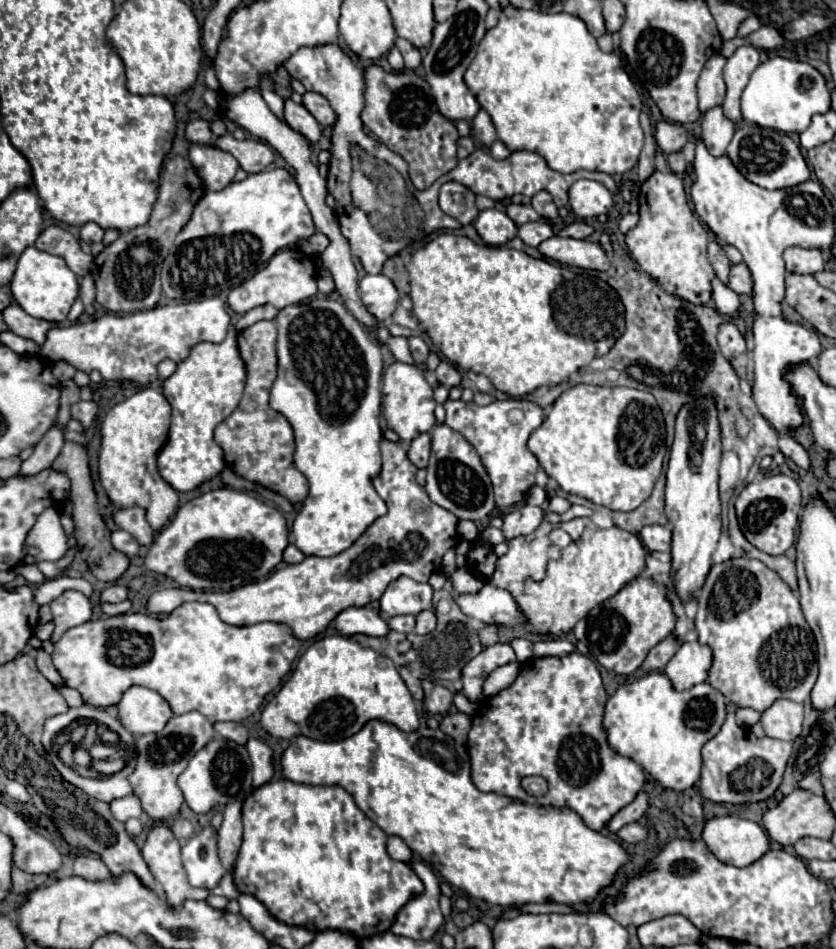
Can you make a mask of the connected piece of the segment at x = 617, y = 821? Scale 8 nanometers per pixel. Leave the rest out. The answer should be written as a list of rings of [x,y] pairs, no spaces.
[[[641,791],[627,807],[623,807],[611,821],[609,821],[609,829],[611,831],[619,831],[623,825],[627,823],[635,823],[635,821],[641,821],[643,815],[647,813],[649,809],[649,795],[645,791]]]

